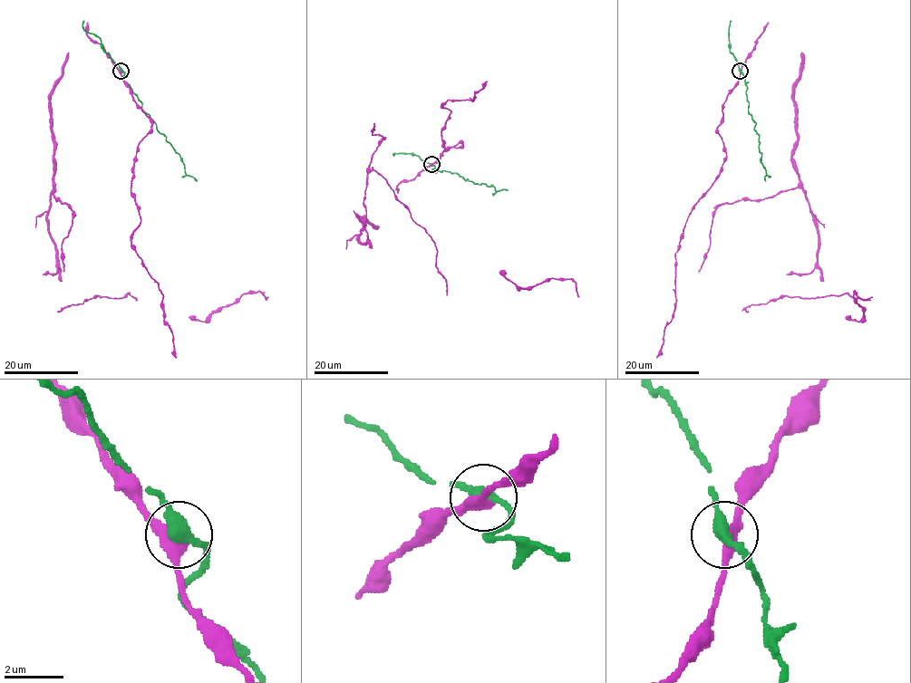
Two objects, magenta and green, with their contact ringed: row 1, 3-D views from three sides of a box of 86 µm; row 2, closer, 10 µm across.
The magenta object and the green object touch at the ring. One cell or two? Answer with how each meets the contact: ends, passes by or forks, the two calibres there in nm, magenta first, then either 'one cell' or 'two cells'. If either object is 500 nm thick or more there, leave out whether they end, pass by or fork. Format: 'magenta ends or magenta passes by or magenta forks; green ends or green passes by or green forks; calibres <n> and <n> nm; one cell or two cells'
magenta passes by; green passes by; calibres 400 and 360 nm; two cells

